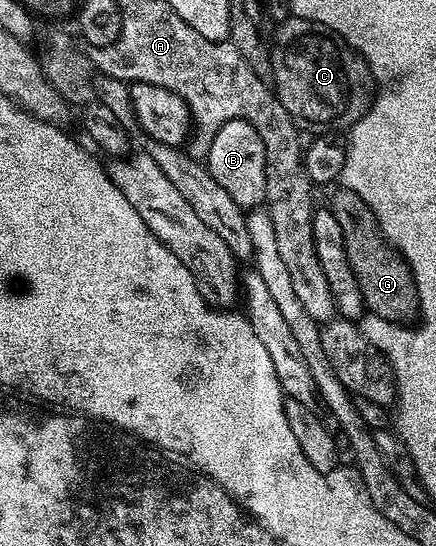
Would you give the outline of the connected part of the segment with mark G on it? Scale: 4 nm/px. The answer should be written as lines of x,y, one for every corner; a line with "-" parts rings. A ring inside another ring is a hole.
338,187
338,192
327,206
335,214
335,222
339,222
339,230
343,230
343,246
347,258
351,262
351,270
359,282
359,290
365,299
365,307
370,313
392,324
405,324
418,315
417,287
410,270
400,252
381,234
375,214
369,209
369,203
350,188

